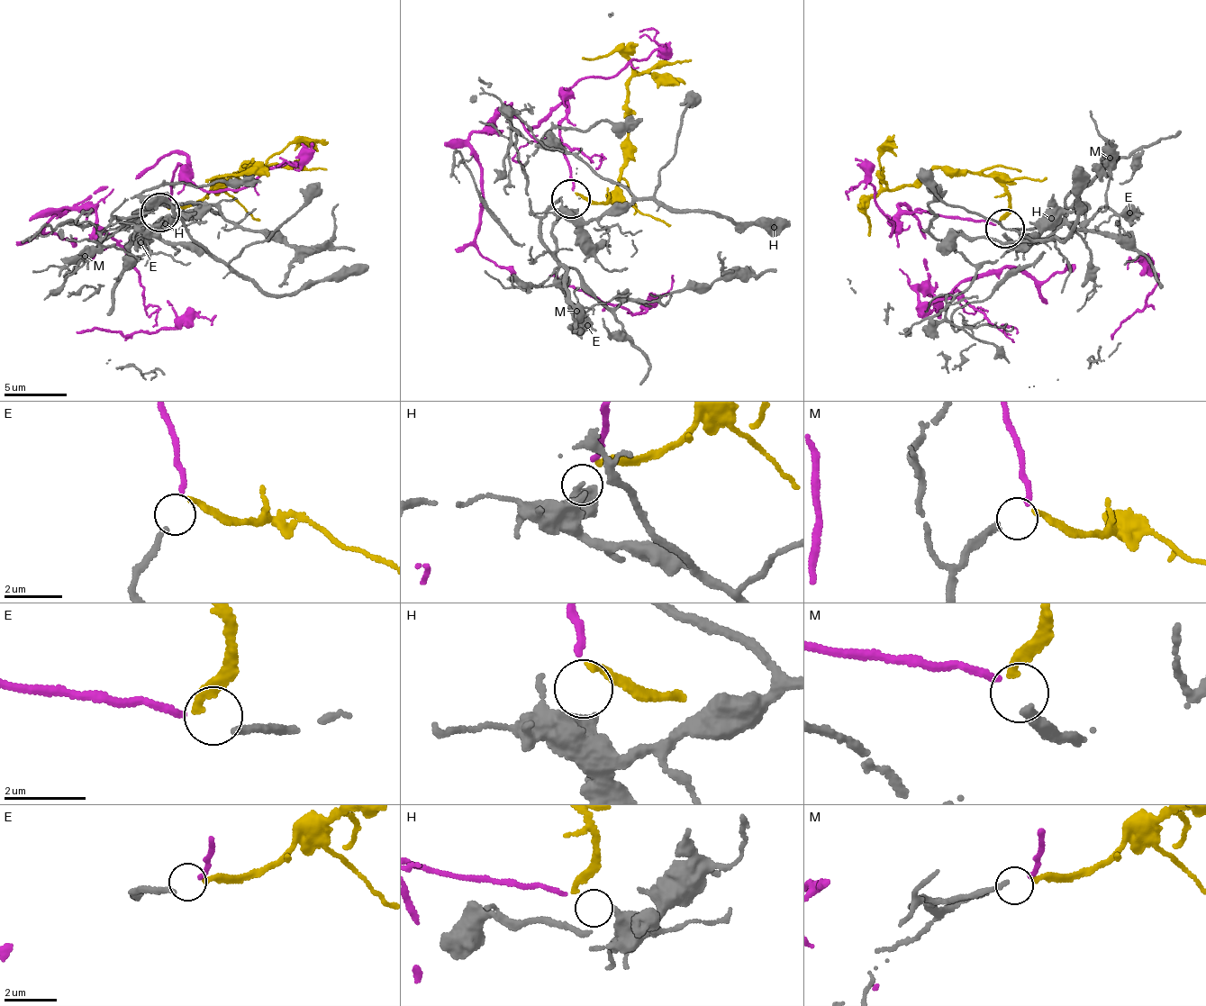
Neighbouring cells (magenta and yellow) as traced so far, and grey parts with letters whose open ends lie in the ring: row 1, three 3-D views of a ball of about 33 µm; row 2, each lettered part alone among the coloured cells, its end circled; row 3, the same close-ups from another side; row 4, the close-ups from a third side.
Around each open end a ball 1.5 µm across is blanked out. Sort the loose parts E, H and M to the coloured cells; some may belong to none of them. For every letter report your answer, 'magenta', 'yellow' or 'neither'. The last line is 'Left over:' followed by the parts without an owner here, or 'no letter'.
E: magenta
H: neither
M: yellow
Left over: H

